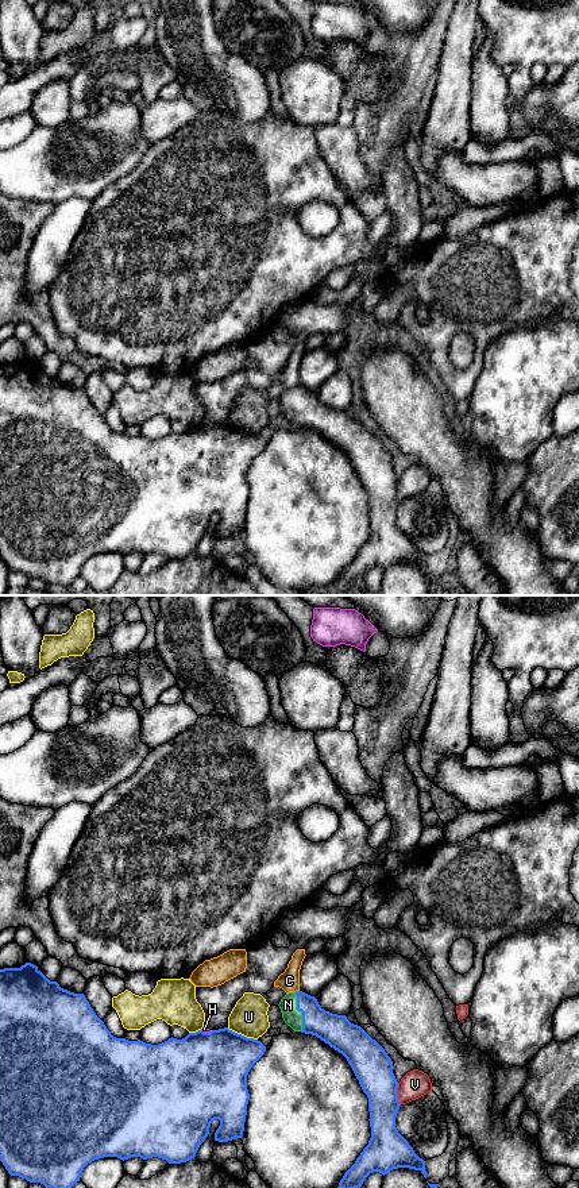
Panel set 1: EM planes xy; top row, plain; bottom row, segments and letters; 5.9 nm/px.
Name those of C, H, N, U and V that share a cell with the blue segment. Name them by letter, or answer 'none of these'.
N

